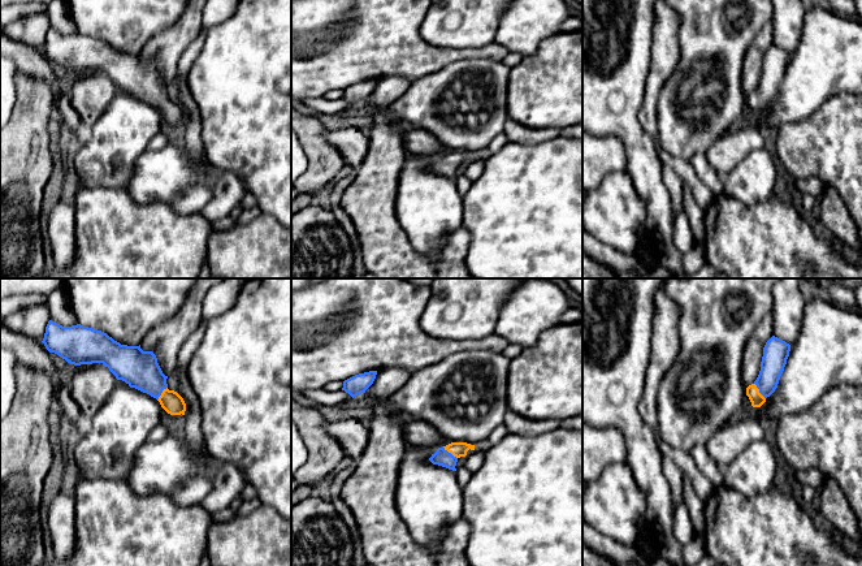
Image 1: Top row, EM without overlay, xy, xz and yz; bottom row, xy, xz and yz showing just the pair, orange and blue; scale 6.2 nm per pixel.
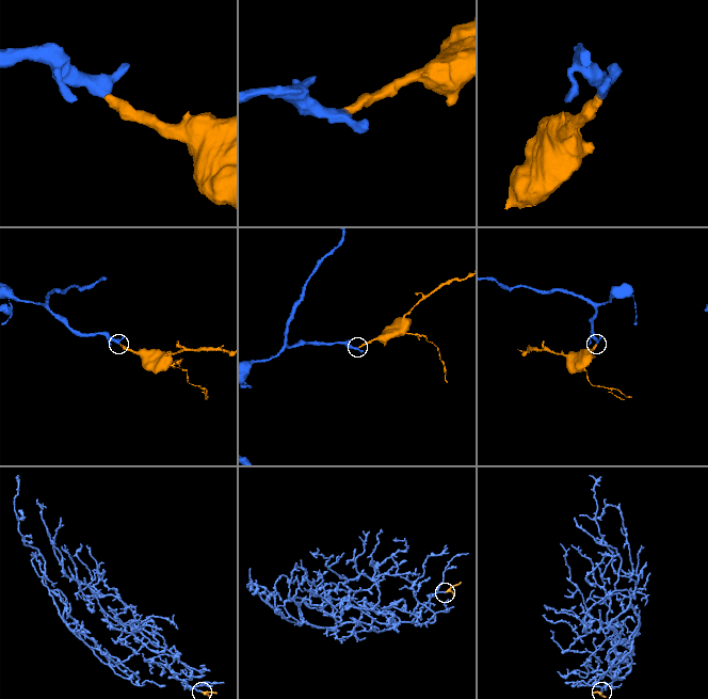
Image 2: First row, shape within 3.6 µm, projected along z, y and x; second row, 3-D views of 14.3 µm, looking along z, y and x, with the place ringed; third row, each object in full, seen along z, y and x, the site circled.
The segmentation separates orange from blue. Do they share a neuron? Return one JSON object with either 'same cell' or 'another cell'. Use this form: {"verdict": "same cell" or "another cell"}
{"verdict": "same cell"}

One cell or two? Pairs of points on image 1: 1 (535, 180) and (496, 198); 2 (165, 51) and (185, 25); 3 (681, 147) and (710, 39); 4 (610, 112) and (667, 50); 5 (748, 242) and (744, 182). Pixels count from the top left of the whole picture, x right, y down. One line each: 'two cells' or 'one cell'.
1: one cell
2: one cell
3: one cell
4: two cells
5: two cells

